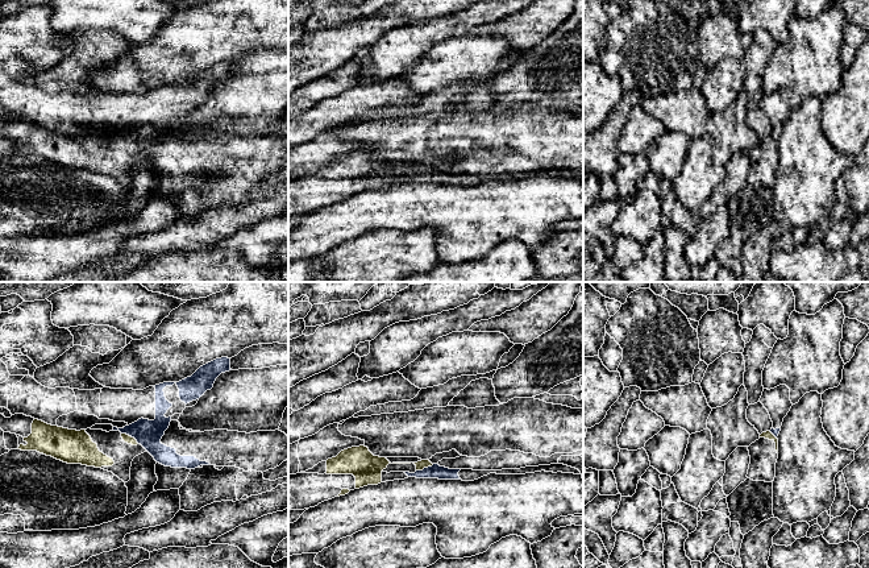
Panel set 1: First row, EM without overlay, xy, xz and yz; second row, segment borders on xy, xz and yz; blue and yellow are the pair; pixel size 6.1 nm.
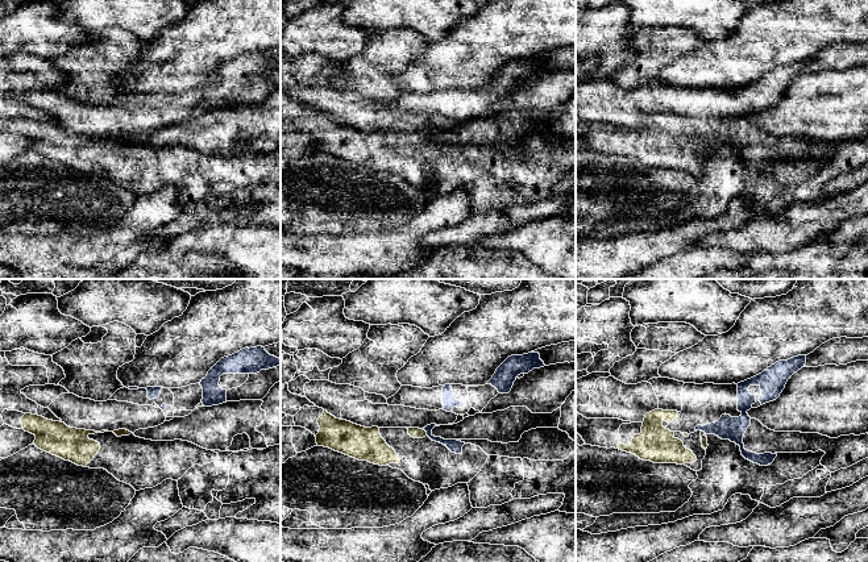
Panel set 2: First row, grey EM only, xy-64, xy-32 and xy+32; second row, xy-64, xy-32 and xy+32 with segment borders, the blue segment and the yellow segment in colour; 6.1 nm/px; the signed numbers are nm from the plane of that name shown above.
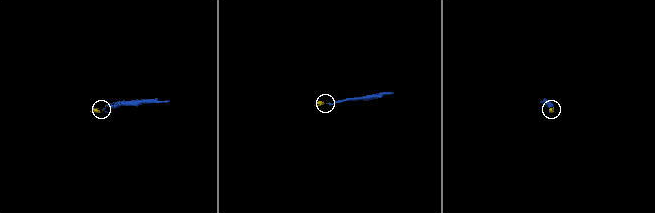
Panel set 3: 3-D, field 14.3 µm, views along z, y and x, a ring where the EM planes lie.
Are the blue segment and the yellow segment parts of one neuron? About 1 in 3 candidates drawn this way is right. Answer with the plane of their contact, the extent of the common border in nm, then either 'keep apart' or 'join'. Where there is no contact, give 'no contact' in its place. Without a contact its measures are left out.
meets blue in xy; contact 130 nm long; keep apart

